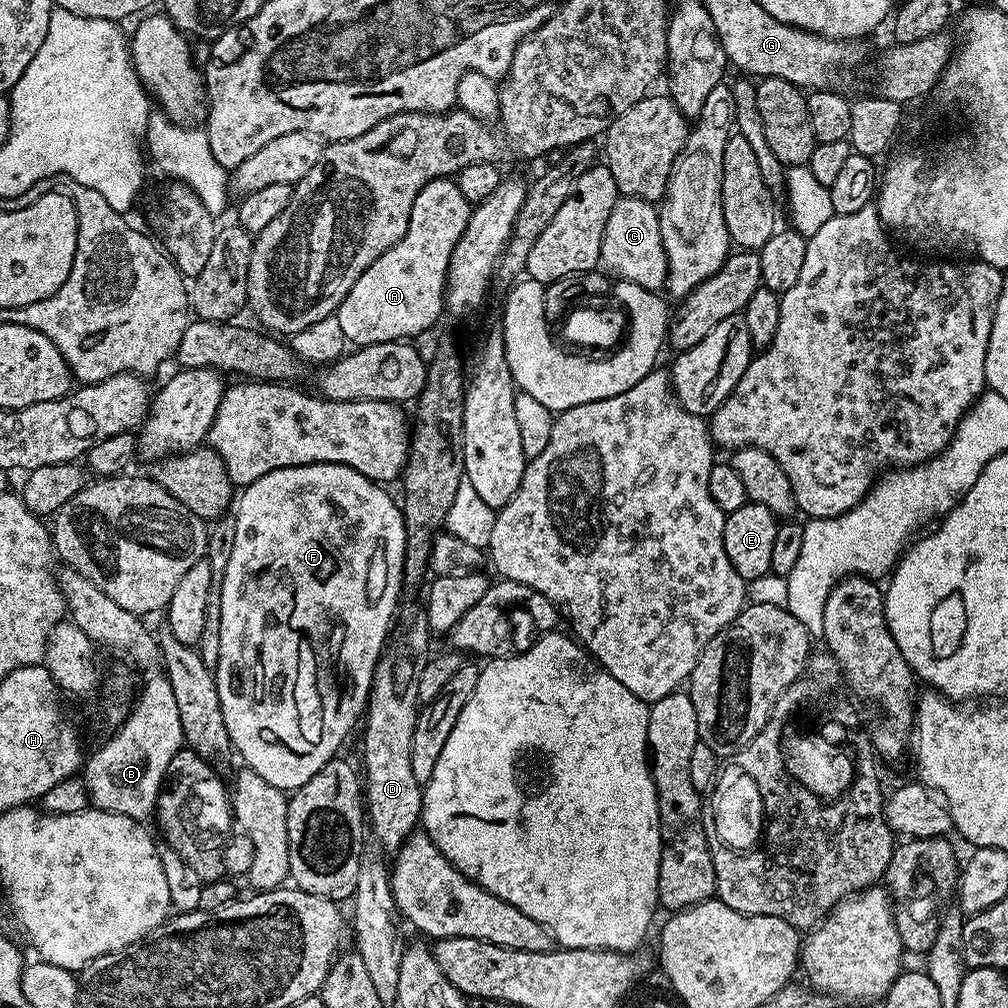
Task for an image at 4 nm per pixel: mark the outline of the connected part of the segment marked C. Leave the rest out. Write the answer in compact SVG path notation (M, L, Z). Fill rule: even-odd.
M620 196L617 199L614 210L610 210L610 218L606 218L600 264L613 277L629 280L654 293L659 293L667 285L668 259L662 246L660 214L653 201L639 200L633 196Z

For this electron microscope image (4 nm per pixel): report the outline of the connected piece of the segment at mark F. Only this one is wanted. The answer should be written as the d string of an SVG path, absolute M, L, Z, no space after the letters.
M303 464L270 470L254 482L243 485L241 494L234 504L237 522L234 550L227 563L225 580L222 582L222 614L220 615L220 641L218 642L218 662L214 669L218 686L218 702L222 702L222 718L226 722L228 736L232 739L232 748L240 751L243 763L253 768L270 786L285 790L295 790L326 762L337 755L344 739L352 732L356 723L361 723L366 712L368 693L372 690L372 675L380 661L384 645L393 627L392 615L396 612L396 603L402 599L404 582L404 555L406 554L406 526L401 505L392 501L387 487L358 474L350 466L341 464Z

